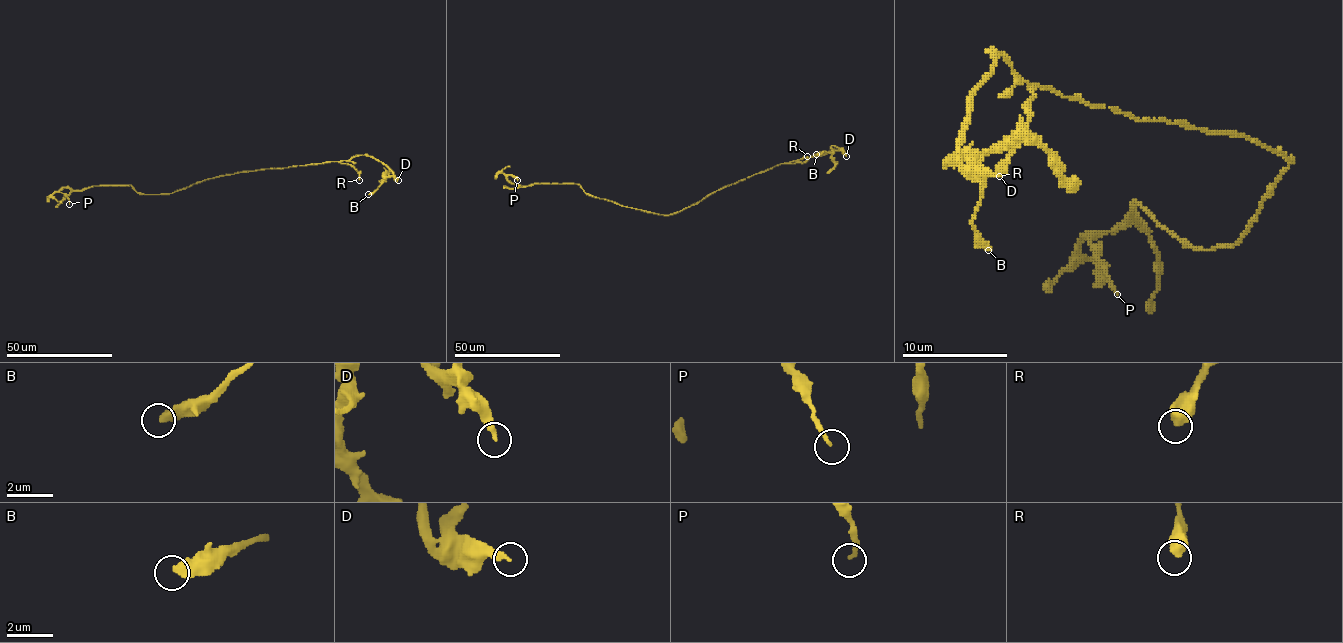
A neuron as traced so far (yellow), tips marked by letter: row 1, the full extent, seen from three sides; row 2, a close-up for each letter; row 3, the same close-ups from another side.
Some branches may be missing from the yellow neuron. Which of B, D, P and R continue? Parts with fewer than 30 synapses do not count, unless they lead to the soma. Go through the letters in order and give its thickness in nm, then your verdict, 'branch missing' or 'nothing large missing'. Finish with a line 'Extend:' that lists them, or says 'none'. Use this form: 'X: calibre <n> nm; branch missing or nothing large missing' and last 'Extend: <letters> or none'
B: calibre 420 nm; nothing large missing
D: calibre 240 nm; nothing large missing
P: calibre 170 nm; nothing large missing
R: calibre 550 nm; nothing large missing
Extend: none

